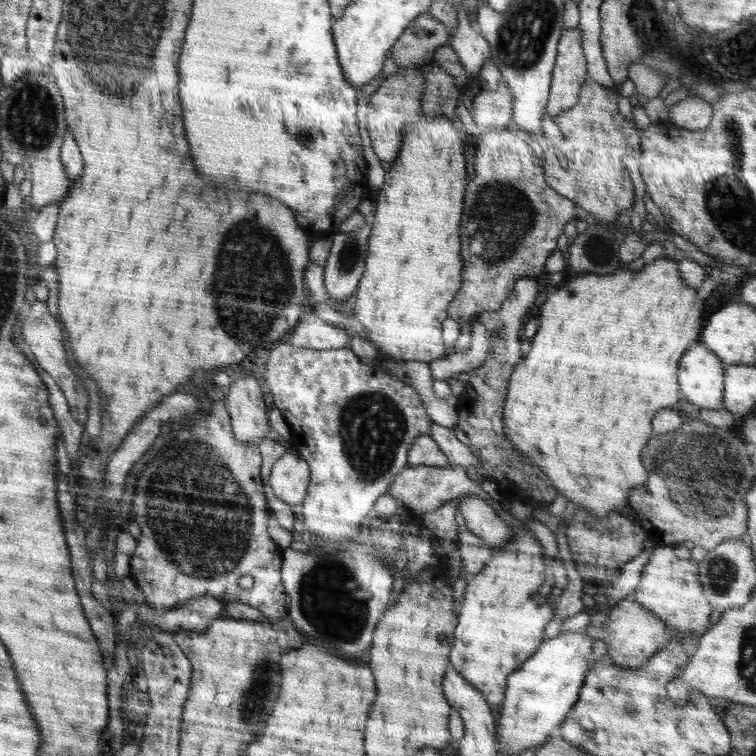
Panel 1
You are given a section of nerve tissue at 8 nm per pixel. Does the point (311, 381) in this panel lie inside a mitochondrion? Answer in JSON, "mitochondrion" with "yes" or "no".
{"mitochondrion":"no"}

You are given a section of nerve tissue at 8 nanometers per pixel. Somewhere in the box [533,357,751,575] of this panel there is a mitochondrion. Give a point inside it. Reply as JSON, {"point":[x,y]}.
{"point":[723,483]}

